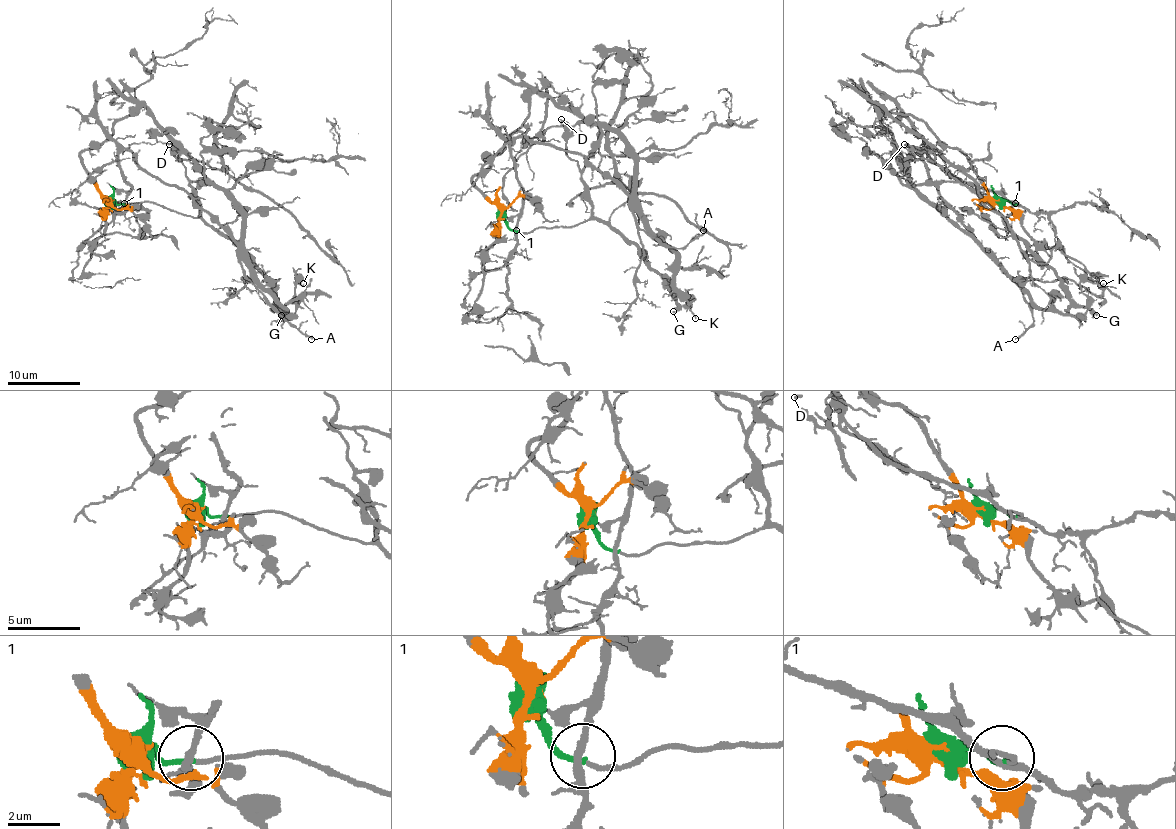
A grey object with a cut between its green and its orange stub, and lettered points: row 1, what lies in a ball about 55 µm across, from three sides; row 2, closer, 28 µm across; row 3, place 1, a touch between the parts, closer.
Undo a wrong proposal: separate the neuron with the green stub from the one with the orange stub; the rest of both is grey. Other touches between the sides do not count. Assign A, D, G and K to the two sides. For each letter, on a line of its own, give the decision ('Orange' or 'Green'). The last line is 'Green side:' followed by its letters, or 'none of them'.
A: Orange
D: Green
G: Green
K: Orange
Green side: D, G

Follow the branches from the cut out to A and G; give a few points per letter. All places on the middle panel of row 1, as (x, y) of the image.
A: (502, 211), (473, 179), (536, 93), (602, 122), (626, 144), (635, 206), (662, 242), (684, 248), (704, 230)
G: (502, 211), (504, 222), (522, 233), (595, 219), (604, 221), (618, 230), (662, 277), (678, 308), (673, 312)

